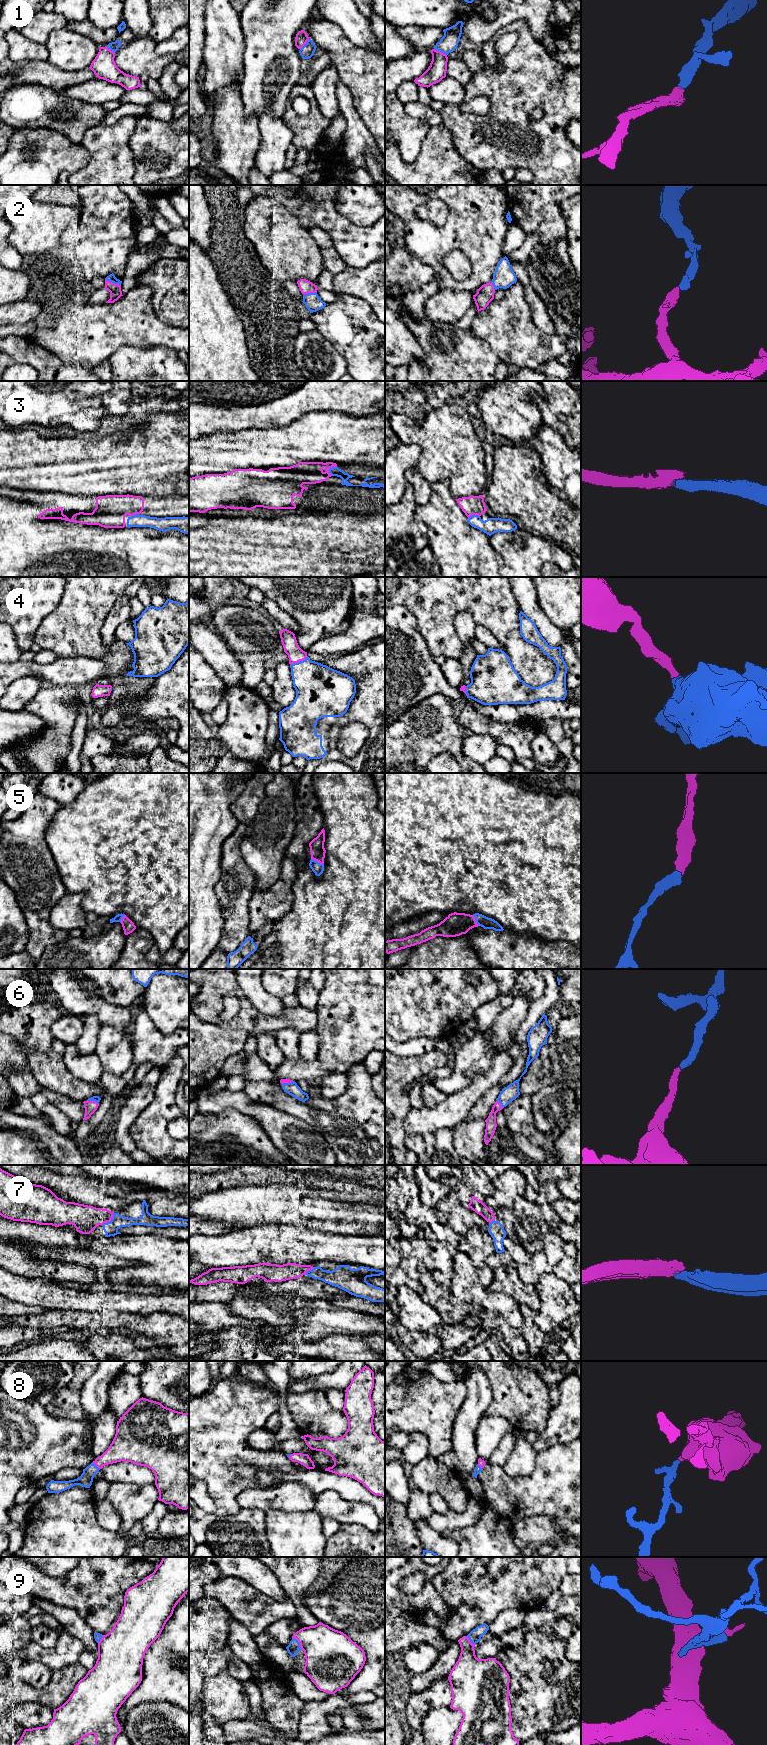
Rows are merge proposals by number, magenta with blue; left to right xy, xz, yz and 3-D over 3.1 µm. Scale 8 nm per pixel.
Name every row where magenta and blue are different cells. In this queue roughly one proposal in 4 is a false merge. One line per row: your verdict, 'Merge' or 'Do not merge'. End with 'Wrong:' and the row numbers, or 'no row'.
1: Merge
2: Merge
3: Merge
4: Merge
5: Merge
6: Merge
7: Merge
8: Merge
9: Merge
Wrong: no row

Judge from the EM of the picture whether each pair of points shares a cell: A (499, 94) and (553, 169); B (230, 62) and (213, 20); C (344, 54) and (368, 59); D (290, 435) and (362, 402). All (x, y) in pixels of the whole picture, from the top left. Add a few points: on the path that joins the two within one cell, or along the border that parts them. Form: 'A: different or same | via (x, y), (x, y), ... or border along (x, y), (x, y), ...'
A: same | via (514, 114), (542, 136), (545, 149)
B: same | via (223, 52), (223, 30)
C: same | via (350, 59), (362, 59)
D: different | border along (316, 410), (335, 410), (352, 416), (362, 417)

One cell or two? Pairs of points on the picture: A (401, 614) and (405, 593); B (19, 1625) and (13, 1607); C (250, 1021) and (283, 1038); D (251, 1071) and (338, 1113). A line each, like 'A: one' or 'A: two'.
A: two
B: two
C: two
D: one

